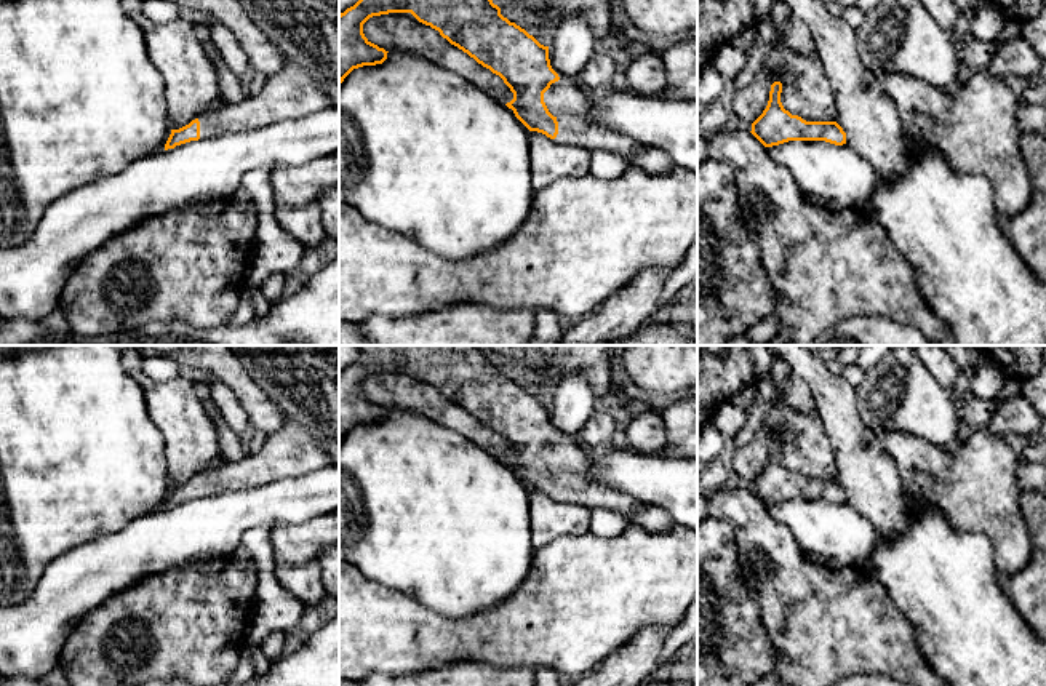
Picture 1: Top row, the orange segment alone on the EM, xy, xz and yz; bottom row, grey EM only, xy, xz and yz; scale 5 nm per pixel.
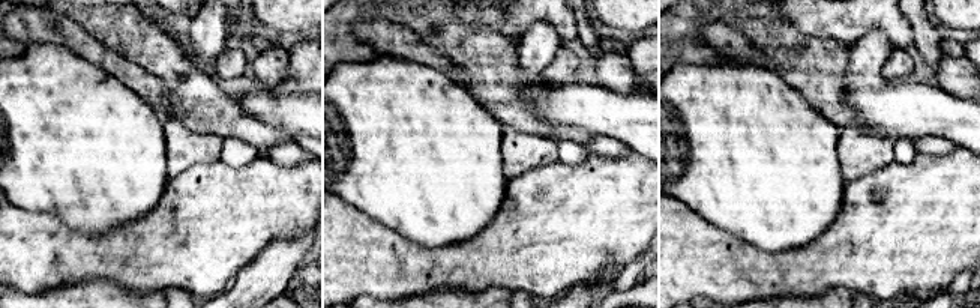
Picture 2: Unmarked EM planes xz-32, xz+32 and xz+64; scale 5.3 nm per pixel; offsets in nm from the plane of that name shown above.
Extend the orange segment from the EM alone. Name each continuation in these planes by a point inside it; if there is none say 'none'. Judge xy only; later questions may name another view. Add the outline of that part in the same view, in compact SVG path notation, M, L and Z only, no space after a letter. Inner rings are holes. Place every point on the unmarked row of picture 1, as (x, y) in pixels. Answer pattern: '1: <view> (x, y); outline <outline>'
1: xy (291, 451); outline M288 419L278 432L265 437L264 446L256 454L202 472L200 497L297 478L325 467L326 462L321 446L309 430Z

